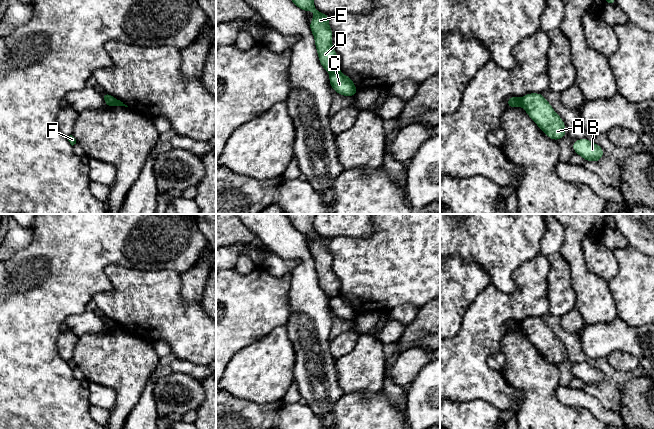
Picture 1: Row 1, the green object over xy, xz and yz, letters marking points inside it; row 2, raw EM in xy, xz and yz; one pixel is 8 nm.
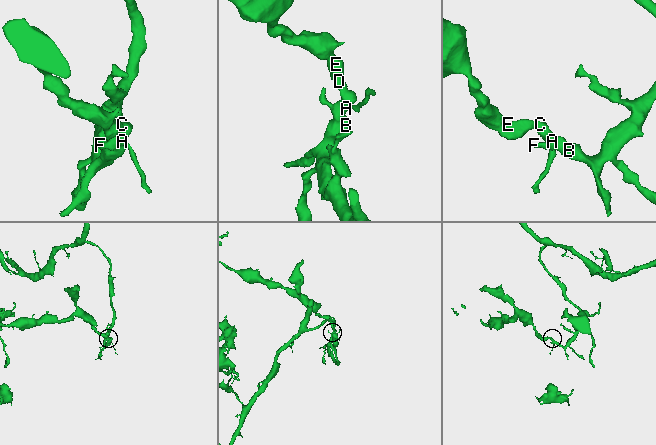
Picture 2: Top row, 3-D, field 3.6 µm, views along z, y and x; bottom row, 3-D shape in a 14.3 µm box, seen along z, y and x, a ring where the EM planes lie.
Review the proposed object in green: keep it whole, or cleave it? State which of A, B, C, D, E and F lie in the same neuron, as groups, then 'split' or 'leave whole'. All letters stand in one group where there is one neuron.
A B C F / D E | split

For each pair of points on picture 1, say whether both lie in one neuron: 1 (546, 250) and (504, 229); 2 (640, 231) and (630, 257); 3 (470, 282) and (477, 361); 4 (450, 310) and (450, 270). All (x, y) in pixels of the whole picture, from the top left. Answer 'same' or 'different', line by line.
1: different
2: different
3: different
4: same

